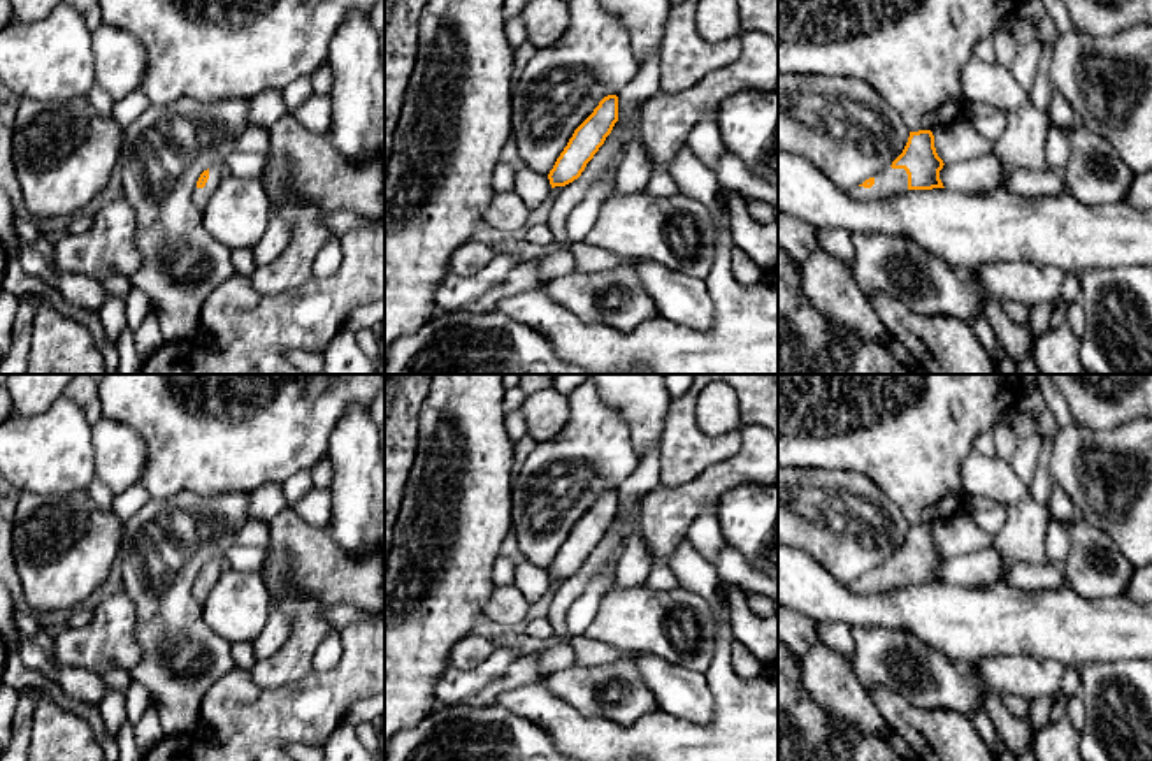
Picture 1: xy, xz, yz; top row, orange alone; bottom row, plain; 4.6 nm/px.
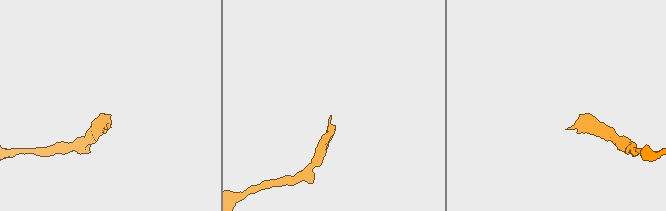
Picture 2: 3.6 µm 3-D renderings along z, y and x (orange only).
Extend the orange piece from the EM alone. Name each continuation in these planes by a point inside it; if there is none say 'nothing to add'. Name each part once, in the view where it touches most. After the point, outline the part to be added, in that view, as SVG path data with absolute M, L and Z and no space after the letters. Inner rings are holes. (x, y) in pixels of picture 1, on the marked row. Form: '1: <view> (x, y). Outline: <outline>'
1: yz (889, 183). Outline: M887 167L875 176L875 185L871 188L853 186L846 192L855 200L892 199L908 192L908 174L904 169Z

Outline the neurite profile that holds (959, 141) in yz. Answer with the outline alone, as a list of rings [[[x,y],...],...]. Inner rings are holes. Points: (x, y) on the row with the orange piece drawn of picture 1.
[[[955,120],[952,125],[934,130],[934,148],[943,163],[964,162],[992,153],[994,142],[976,132],[973,123]]]

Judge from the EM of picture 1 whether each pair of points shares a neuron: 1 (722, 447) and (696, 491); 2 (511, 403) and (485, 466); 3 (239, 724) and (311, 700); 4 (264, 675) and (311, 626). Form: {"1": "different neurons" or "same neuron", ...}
{"1": "different neurons", "2": "different neurons", "3": "same neuron", "4": "same neuron"}

